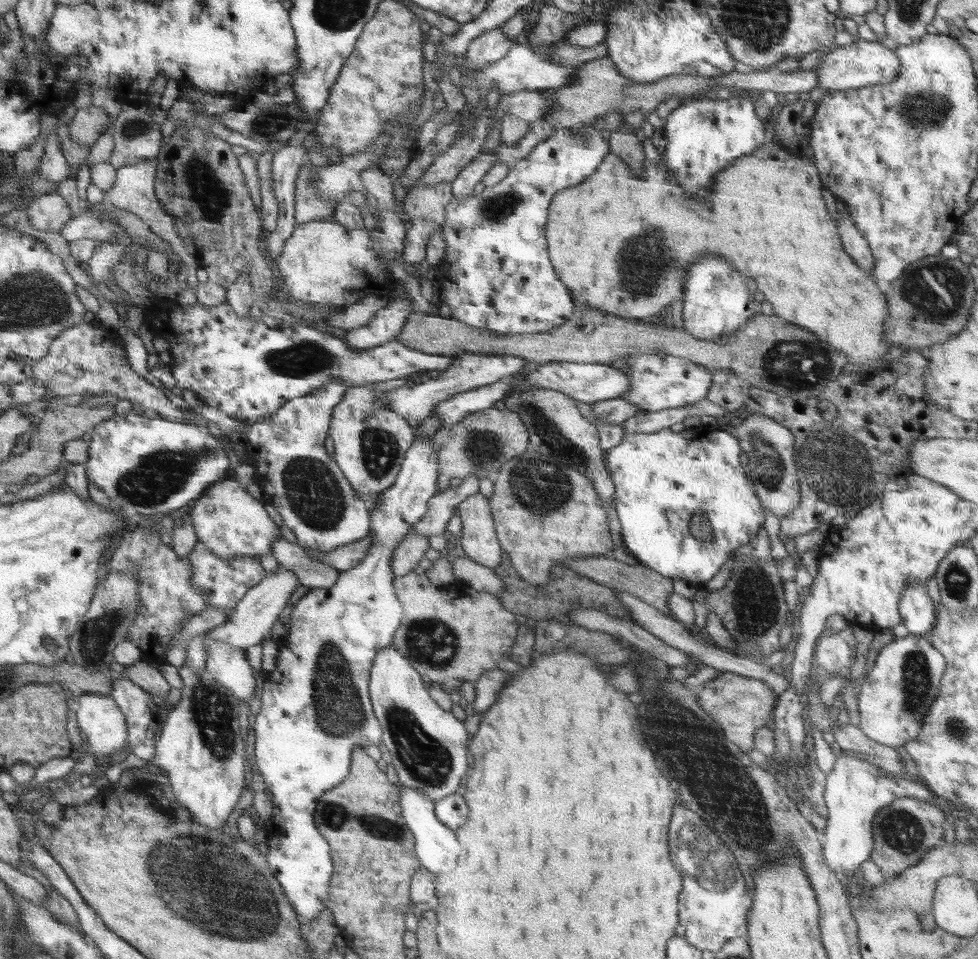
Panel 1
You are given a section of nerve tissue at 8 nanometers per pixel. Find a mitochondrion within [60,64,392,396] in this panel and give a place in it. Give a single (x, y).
(204, 186)

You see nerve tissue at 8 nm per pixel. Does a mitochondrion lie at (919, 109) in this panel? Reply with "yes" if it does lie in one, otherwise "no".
yes

